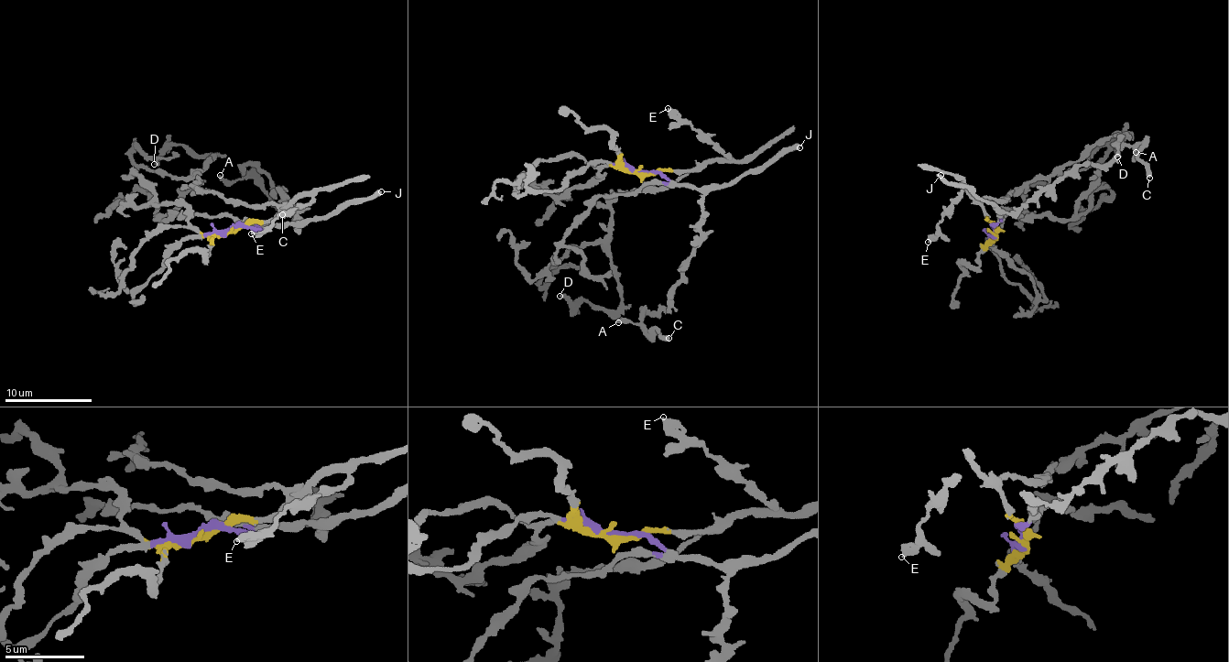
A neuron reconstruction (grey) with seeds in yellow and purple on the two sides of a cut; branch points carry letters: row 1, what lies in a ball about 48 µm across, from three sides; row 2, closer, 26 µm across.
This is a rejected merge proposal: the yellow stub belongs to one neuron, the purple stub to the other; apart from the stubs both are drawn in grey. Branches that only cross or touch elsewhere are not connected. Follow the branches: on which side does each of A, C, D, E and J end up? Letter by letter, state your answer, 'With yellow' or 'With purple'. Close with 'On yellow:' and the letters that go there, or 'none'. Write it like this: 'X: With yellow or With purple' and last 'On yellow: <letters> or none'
A: With purple
C: With purple
D: With yellow
E: With yellow
J: With purple
On yellow: D, E

